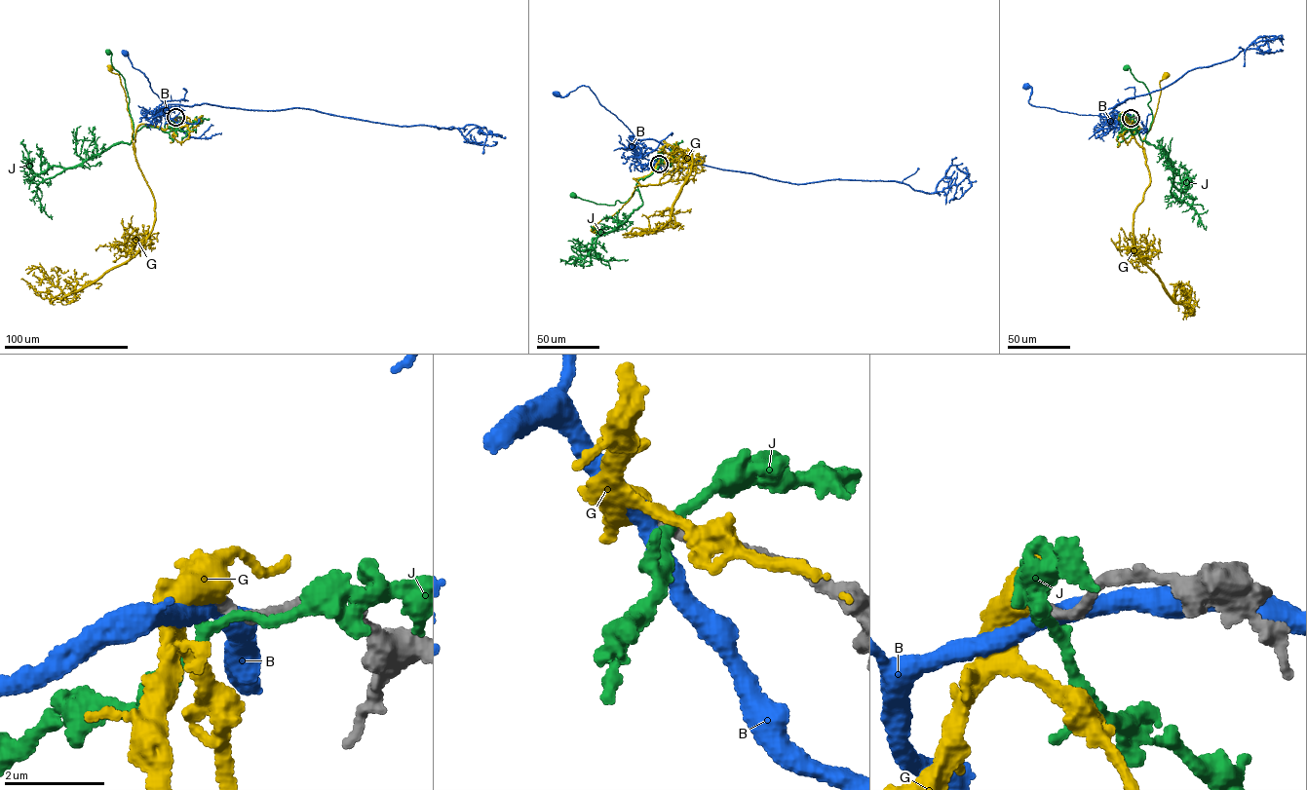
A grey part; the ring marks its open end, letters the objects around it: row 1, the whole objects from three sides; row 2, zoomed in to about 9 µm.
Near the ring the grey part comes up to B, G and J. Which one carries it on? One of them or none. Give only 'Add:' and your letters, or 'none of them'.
Add: G

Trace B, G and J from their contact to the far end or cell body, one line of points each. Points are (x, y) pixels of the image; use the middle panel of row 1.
B: (659, 164), (638, 162), (633, 133), (589, 87), (562, 97), (557, 94)
G: (659, 164), (660, 160), (649, 174), (634, 178), (640, 186), (646, 185), (634, 187), (627, 203), (593, 230)
J: (659, 164), (657, 170), (638, 180), (636, 185), (639, 192), (635, 190), (626, 202), (596, 204), (573, 195)

